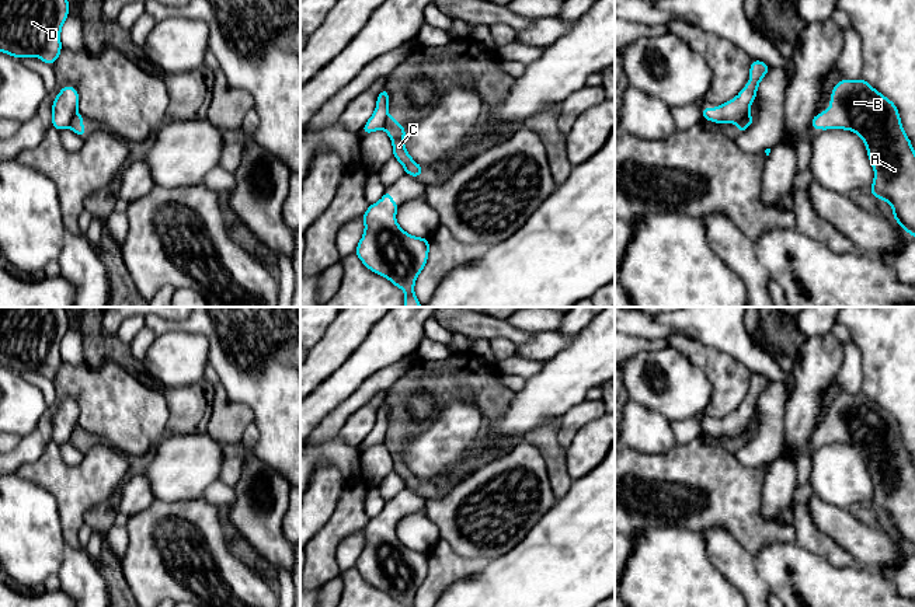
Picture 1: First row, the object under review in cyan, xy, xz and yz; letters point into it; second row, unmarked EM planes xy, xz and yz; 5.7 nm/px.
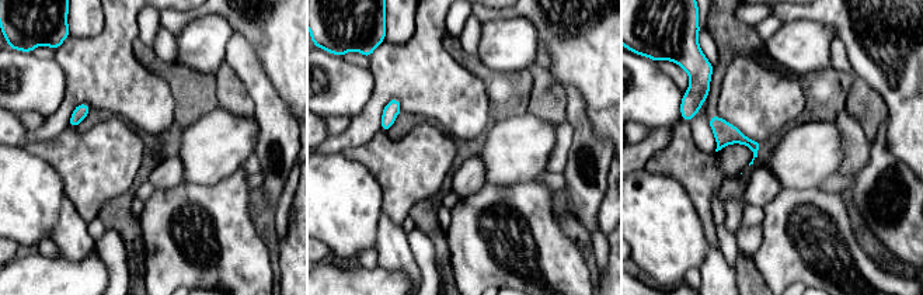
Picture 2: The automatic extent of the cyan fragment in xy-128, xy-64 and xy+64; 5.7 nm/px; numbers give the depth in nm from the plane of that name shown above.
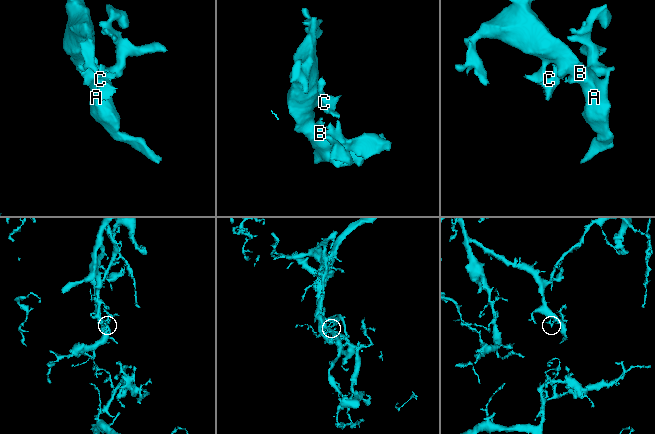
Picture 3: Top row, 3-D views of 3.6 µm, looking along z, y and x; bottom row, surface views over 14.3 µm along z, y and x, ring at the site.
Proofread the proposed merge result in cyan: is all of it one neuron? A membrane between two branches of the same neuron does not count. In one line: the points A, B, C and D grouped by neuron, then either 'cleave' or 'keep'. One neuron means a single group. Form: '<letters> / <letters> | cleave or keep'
A B D / C | cleave

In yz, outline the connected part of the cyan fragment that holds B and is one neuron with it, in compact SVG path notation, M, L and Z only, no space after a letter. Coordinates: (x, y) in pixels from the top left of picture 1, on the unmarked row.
M863 393L838 395L831 421L813 429L813 443L855 446L866 458L874 484L870 507L887 514L893 533L915 551L915 464L893 415Z

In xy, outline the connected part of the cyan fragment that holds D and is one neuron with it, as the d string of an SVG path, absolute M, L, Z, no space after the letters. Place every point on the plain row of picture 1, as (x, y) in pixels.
M0 307L0 366L39 371L53 380L62 364L60 345L69 329L65 307Z

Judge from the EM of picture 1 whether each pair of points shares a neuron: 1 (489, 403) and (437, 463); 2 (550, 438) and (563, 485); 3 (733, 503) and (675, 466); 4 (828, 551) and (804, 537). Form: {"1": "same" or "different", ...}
{"1": "different", "2": "same", "3": "same", "4": "same"}

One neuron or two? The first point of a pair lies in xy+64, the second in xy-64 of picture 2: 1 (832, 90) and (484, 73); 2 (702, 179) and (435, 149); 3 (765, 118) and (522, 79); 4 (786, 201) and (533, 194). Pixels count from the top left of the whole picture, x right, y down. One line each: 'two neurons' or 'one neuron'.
1: one neuron
2: one neuron
3: two neurons
4: one neuron

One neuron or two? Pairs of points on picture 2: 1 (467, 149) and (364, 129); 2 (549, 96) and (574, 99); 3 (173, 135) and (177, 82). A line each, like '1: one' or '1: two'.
1: two
2: two
3: one

